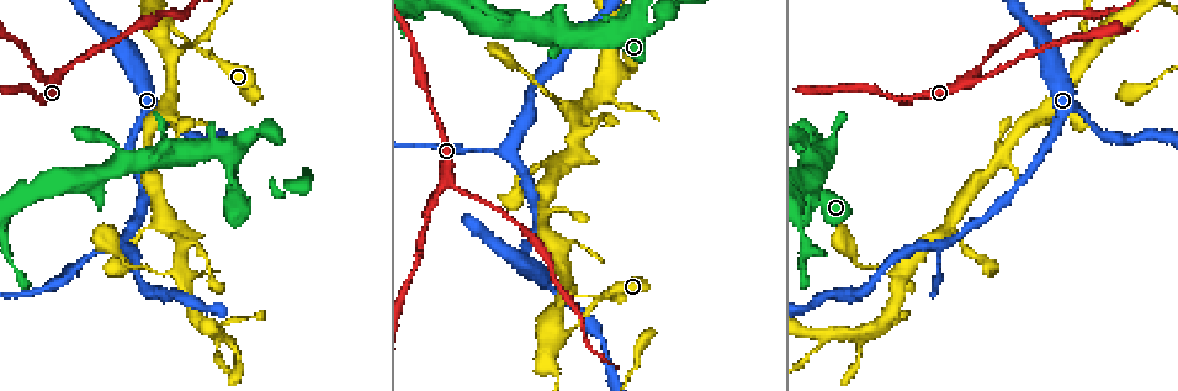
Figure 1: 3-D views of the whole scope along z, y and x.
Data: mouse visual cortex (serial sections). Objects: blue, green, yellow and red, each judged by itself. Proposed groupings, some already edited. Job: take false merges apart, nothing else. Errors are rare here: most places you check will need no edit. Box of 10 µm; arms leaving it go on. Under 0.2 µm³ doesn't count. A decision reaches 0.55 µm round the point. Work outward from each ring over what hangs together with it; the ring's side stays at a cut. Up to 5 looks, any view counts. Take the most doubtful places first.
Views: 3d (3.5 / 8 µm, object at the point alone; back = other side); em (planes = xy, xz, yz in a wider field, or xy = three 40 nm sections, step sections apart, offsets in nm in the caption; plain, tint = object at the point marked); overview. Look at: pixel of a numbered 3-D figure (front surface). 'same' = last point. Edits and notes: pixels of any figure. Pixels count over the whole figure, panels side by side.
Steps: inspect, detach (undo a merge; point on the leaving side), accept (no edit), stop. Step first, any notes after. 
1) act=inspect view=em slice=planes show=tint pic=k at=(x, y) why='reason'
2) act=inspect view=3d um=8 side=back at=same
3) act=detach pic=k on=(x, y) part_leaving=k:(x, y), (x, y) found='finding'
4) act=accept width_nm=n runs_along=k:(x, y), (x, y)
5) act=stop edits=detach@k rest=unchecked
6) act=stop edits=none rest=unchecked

act=inspect view=3d um=3.5 pic=1 at=(457, 188) why='calibre changes'

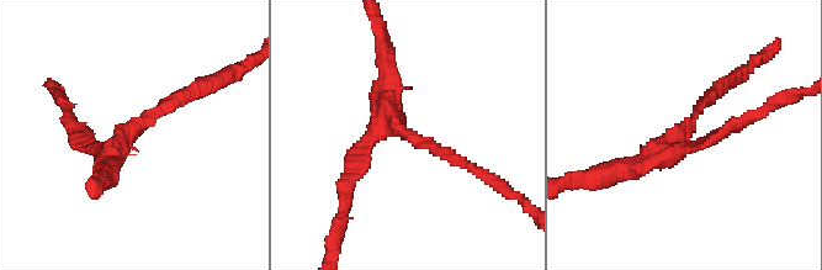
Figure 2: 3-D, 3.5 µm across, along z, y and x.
act=inspect view=em slice=xy step=3 show=tint pic=2 at=(133, 129) why='need the tissue'

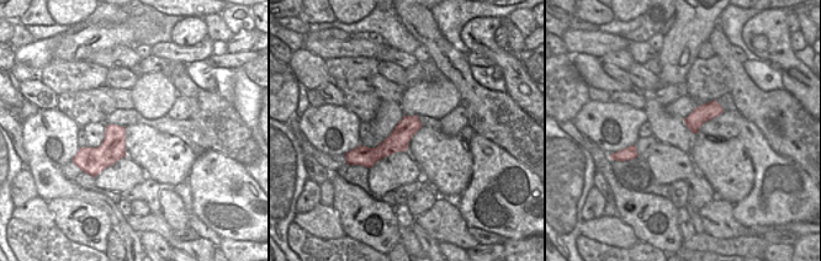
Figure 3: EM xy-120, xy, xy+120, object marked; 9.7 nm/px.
act=accept runs_along=2:(386, 79), (393, 126), (473, 168) found='one cell here'

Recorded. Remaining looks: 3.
act=inspect view=3d um=3.5 pic=1 at=(943, 245) why='abrupt turn'

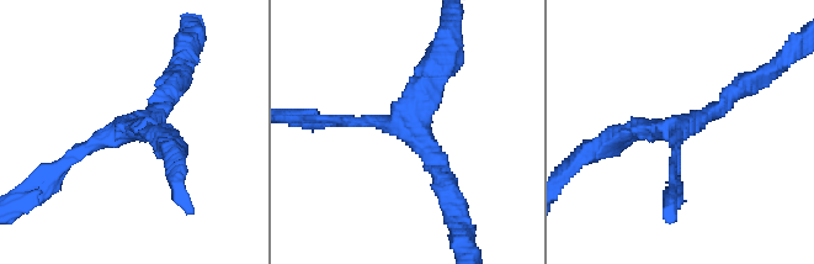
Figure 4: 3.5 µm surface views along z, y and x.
act=accept runs_along=4:(739, 88), (682, 128), (610, 141) found='all the same cell'

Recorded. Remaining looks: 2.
act=stop edits=none rest=unchecked

